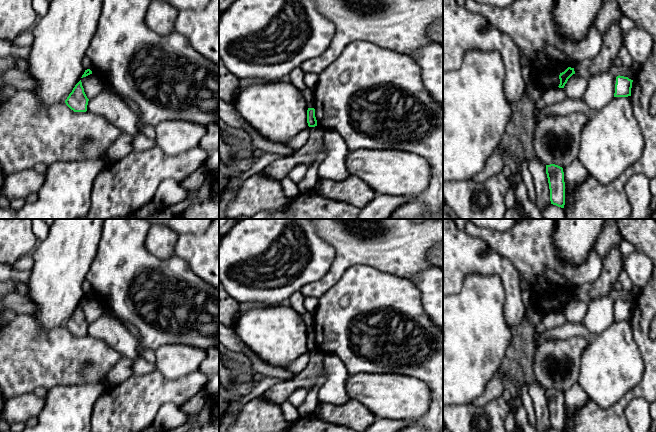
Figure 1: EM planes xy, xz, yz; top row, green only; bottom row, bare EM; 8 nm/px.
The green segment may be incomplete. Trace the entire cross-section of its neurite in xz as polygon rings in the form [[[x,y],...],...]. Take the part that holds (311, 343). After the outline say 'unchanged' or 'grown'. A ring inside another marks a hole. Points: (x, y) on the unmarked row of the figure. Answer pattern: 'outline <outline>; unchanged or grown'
outline [[[308,332],[308,334],[307,334],[307,347],[308,347],[309,351],[317,350],[317,344],[315,341],[315,333],[314,332]]]; unchanged

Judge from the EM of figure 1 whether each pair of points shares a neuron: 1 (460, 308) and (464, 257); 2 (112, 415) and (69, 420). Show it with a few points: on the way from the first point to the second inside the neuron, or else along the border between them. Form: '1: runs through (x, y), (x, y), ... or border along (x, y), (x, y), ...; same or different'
1: border along (483, 275), (468, 274), (461, 289), (453, 294); different
2: border along (99, 396), (93, 406), (90, 421); different

